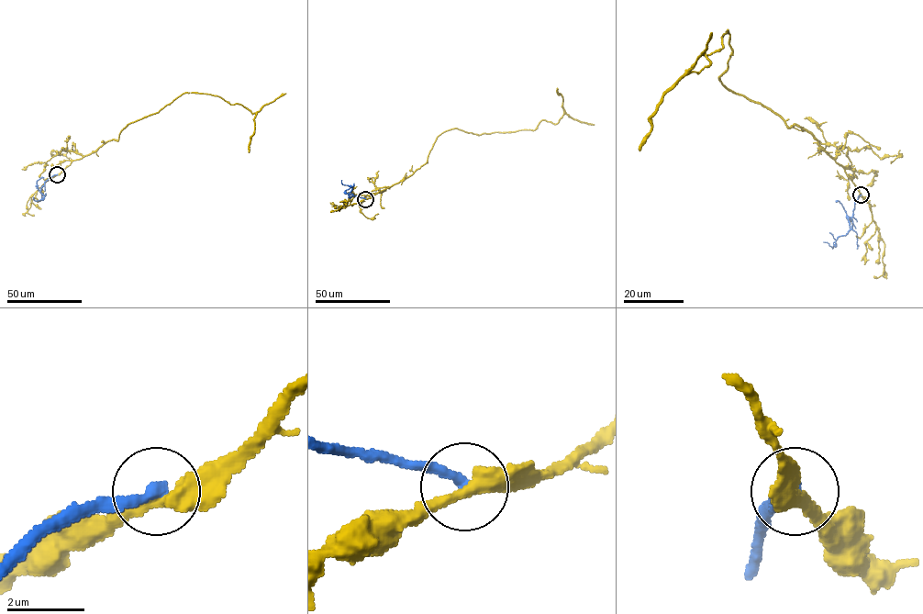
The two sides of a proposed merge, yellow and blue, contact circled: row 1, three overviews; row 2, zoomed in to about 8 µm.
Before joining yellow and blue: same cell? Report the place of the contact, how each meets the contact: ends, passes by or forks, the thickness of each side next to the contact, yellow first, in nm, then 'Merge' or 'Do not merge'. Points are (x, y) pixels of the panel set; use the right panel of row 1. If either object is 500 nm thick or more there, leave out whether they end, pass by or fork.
Place: (861, 195). At the ring yellow passes by. At the ring blue ends. Thickness 400 nm (yellow) against 300 nm. Do not merge

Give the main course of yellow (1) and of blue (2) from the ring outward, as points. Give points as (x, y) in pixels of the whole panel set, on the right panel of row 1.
1: (861, 195), (805, 129), (719, 81), (727, 31), (722, 47), (702, 53), (709, 63), (663, 95), (639, 150)
2: (861, 195), (854, 204), (850, 229), (838, 238), (832, 248), (823, 242)

